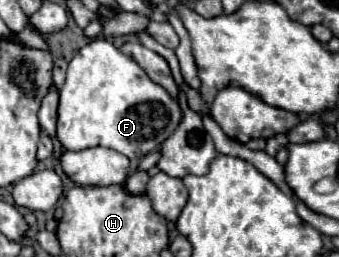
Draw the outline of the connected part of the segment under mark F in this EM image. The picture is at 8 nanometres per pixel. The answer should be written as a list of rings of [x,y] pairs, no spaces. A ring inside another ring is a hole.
[[[95,38],[83,46],[67,66],[67,80],[59,92],[59,120],[57,120],[57,138],[65,150],[85,150],[93,146],[105,146],[125,154],[129,160],[137,160],[157,150],[179,126],[181,108],[167,90],[155,84],[147,72],[129,56],[119,52],[109,40]]]

